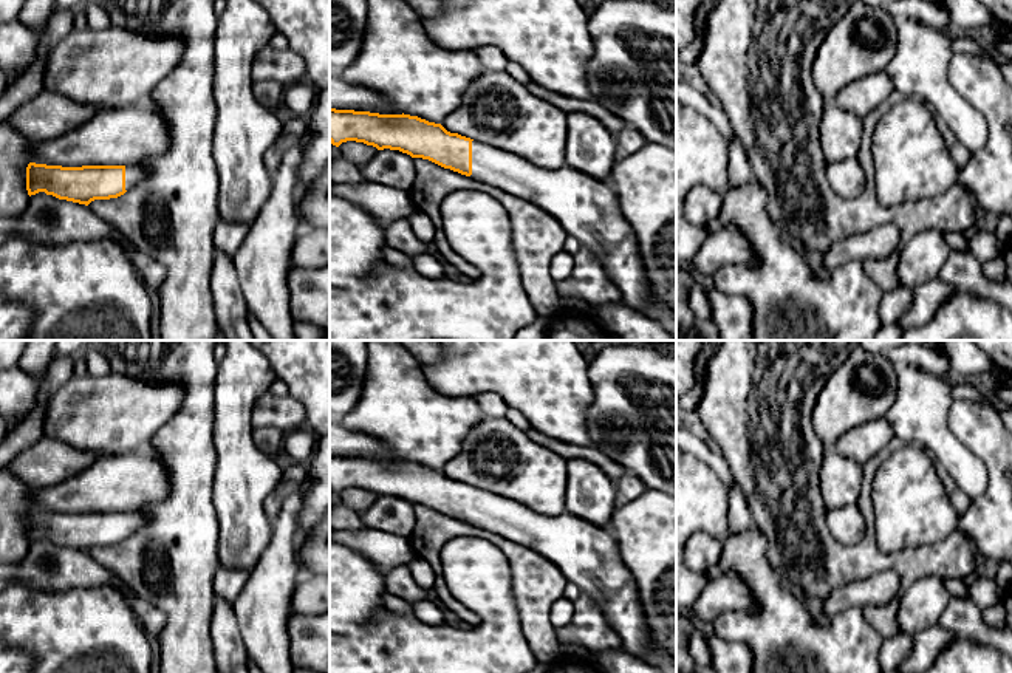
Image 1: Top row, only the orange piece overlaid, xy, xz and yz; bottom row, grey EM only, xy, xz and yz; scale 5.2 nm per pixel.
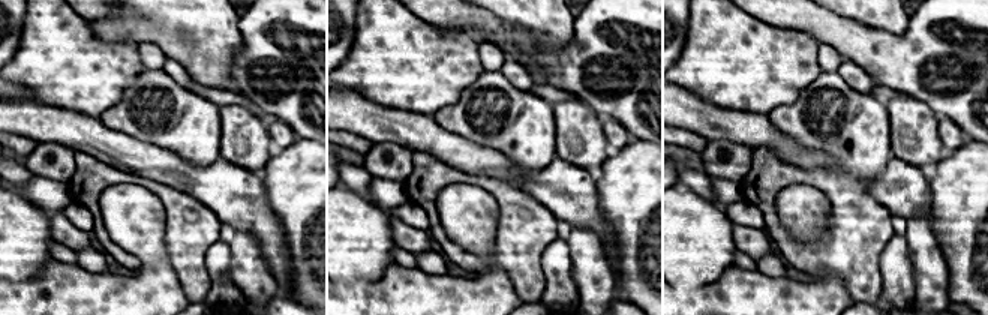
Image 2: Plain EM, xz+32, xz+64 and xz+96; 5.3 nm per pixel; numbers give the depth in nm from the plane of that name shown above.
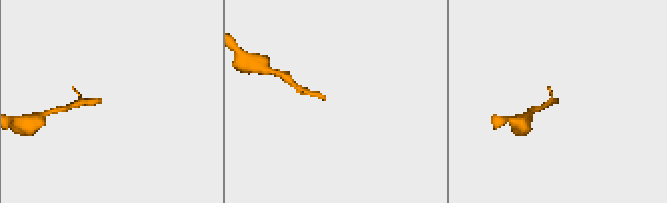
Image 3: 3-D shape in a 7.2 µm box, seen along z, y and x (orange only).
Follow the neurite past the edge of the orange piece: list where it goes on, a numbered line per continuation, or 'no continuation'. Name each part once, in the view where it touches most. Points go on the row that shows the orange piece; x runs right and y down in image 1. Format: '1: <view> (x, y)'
1: xz (588, 209)

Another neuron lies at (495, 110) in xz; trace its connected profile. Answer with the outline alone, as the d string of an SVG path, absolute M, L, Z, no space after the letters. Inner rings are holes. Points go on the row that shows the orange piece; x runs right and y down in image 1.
M506 71L480 74L441 125L450 133L506 150L542 169L556 170L566 166L566 113L534 96Z

